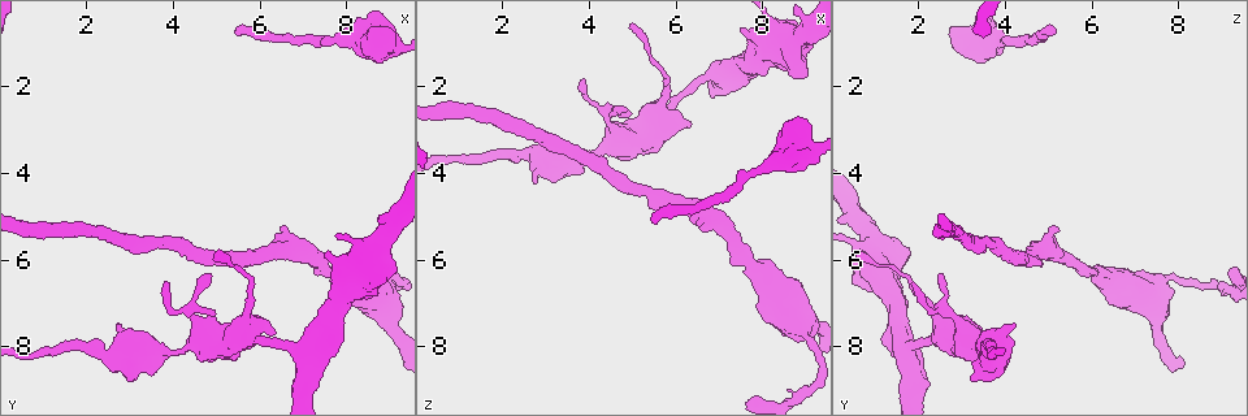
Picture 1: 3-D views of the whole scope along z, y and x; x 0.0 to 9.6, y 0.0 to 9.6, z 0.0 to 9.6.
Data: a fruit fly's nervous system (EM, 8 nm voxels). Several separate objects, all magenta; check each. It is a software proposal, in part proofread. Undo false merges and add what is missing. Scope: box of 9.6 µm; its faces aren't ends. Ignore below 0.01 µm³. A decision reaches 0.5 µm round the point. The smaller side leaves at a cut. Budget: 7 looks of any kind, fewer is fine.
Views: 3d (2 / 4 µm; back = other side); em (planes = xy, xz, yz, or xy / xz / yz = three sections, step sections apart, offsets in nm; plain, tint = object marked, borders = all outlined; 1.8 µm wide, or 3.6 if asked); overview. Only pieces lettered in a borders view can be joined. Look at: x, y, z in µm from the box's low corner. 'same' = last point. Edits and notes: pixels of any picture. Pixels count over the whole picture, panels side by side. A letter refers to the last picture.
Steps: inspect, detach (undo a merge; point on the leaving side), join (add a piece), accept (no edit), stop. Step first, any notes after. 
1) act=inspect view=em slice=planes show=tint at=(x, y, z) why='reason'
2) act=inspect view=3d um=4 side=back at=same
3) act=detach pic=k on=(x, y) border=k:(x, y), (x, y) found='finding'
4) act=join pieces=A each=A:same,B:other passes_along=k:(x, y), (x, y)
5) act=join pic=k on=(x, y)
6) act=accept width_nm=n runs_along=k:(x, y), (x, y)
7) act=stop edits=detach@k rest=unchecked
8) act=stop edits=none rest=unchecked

act=inspect view=em slice=xy step=8 show=tint at=(4.45, 7.15, 2.65) why='thick turns thin'

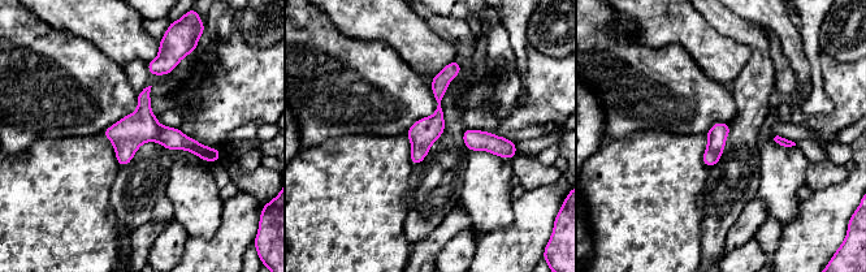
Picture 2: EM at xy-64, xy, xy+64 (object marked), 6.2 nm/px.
act=inspect view=em slice=planes show=borders at=same why='cut it another way'

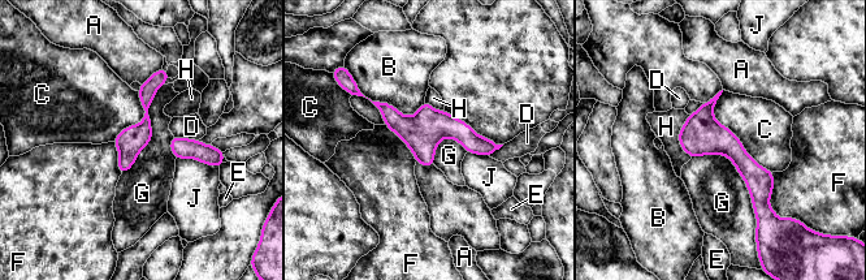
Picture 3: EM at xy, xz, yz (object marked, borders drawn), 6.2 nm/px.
act=accept each=A:other,B:other,C:other,D:other,E:other,F:other,G:other,H:other,J:other runs_along=3:(381, 106), (493, 147) found='continuous, no second cell'

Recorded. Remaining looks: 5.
act=inspect view=em slice=xz step=4 show=tint at=(8.60, 5.95, 1.25) why='calibre changes'

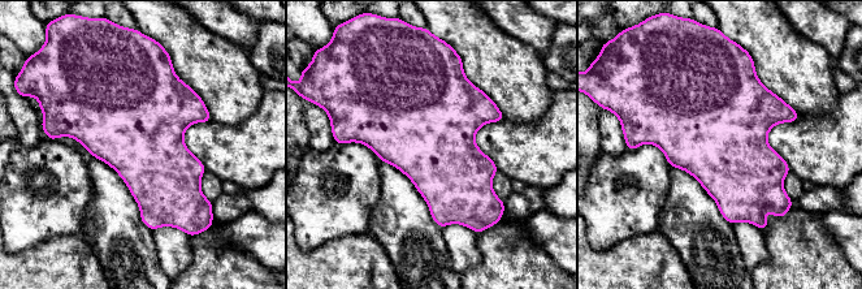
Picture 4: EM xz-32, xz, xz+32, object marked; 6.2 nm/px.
act=inspect view=em slice=planes show=borders at=same

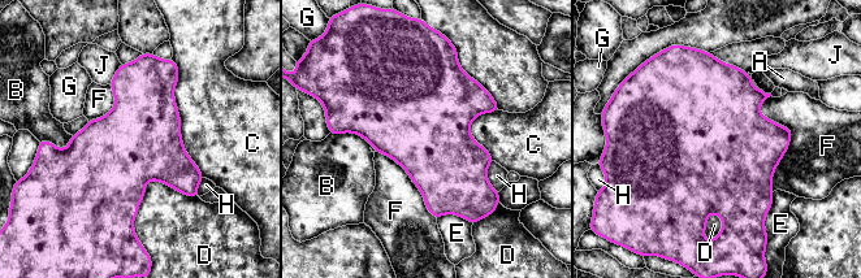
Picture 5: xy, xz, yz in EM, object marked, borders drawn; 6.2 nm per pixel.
act=accept width_nm=500 each=A:other,B:other,C:other,D:other,E:other,F:other,G:other,H:other,J:other found='one cell here'

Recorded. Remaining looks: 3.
act=inspect view=em slice=planes show=borders at=(5.55, 0.75, 5.20) why='end of a long branch'

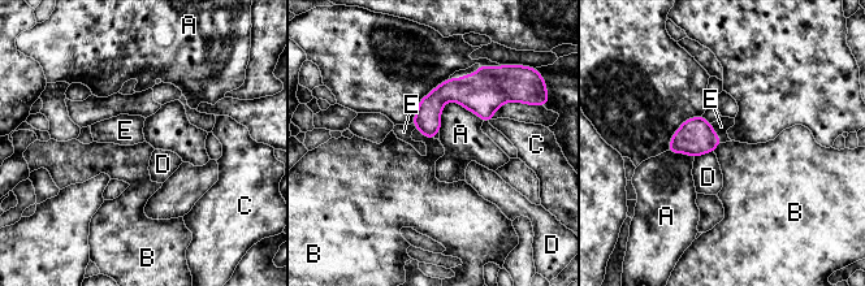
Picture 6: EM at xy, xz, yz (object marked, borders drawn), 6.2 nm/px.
act=join pieces=E longest_contact=A:280nm each=A:other,B:other,C:other,D:other,E:same passes_along=6:(695, 137), (714, 133), (721, 126) found='it goes on there'

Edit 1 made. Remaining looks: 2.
act=stop edits=join@6 rest=unchecked

